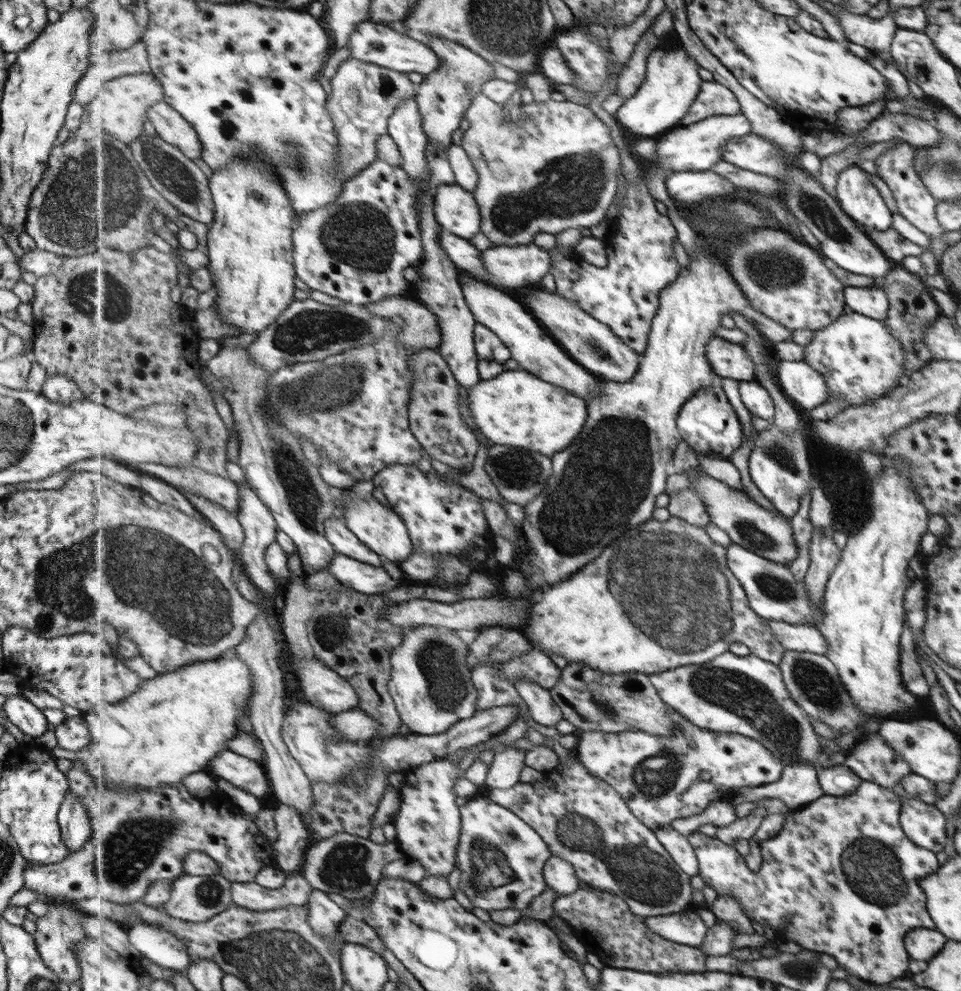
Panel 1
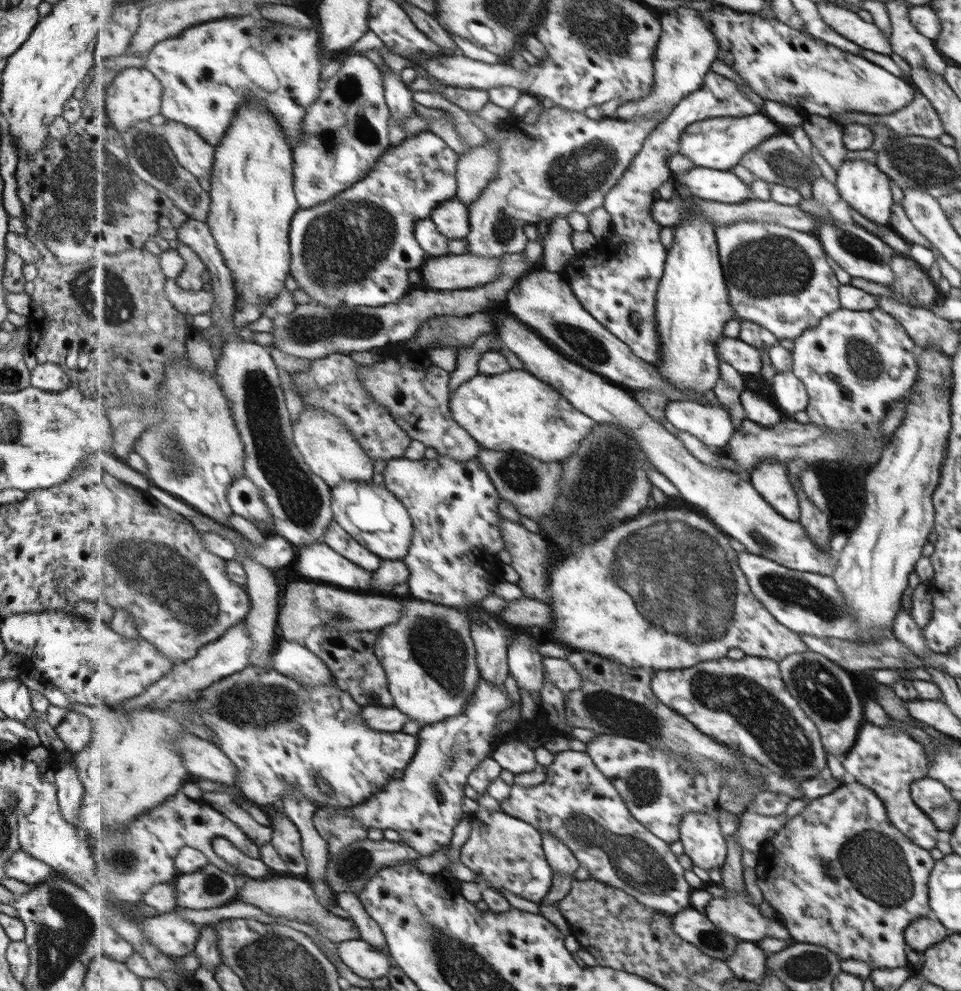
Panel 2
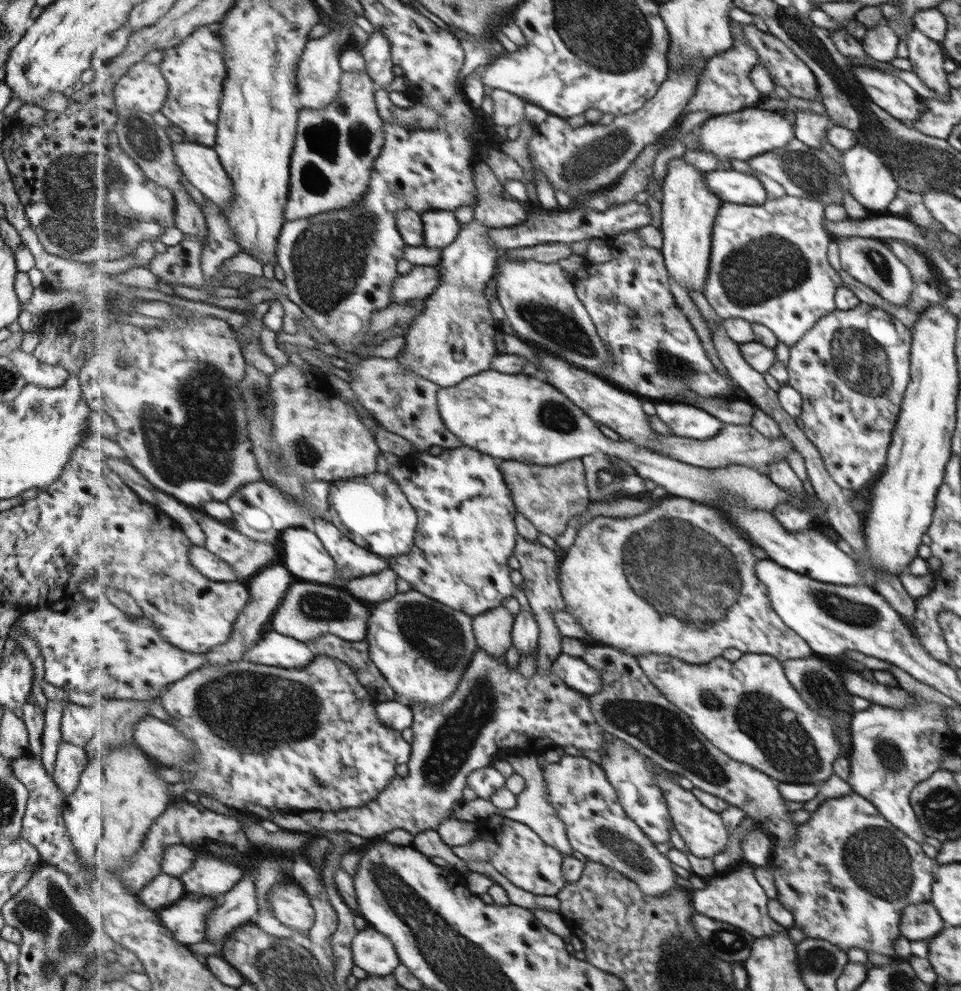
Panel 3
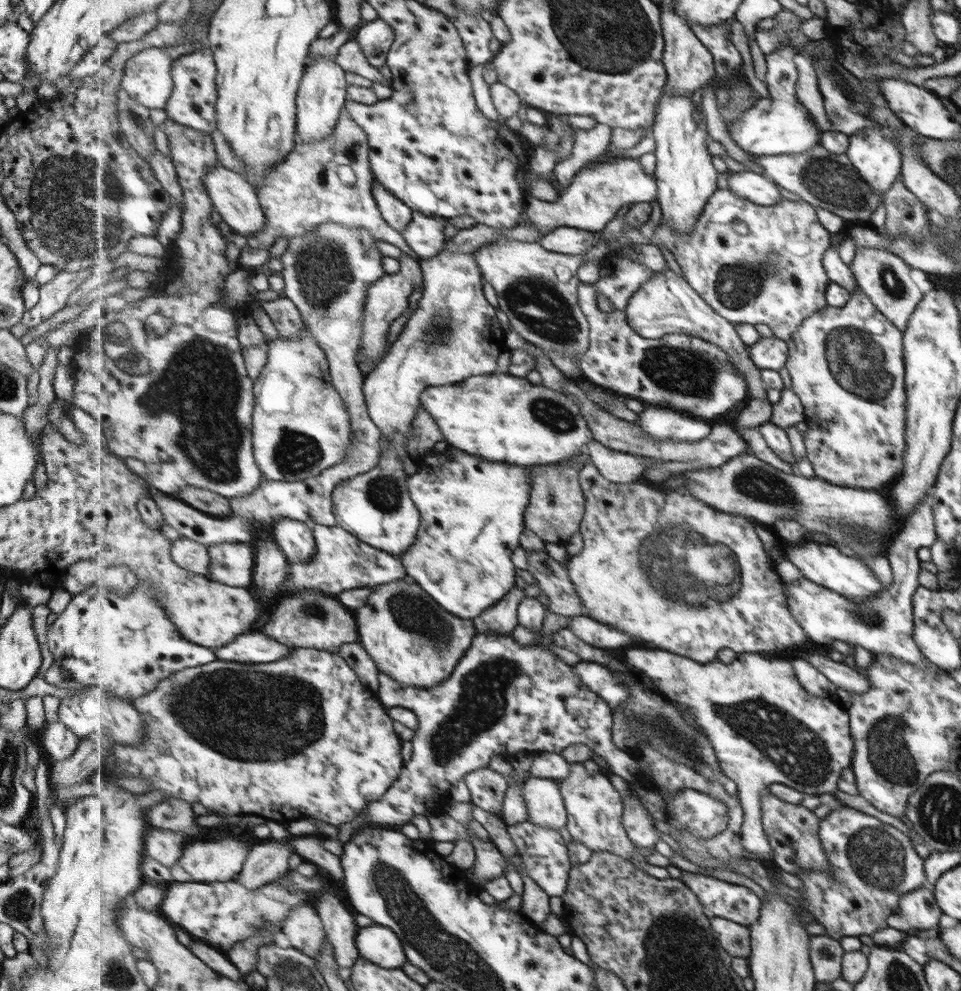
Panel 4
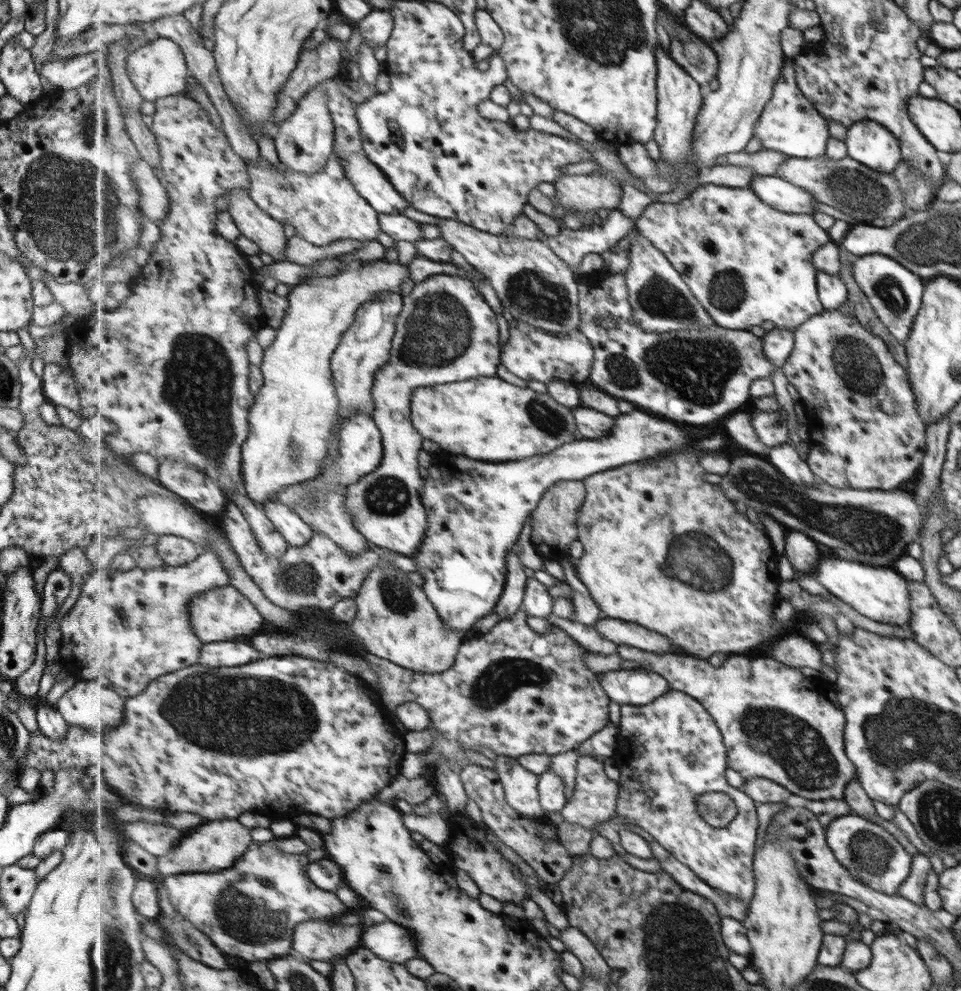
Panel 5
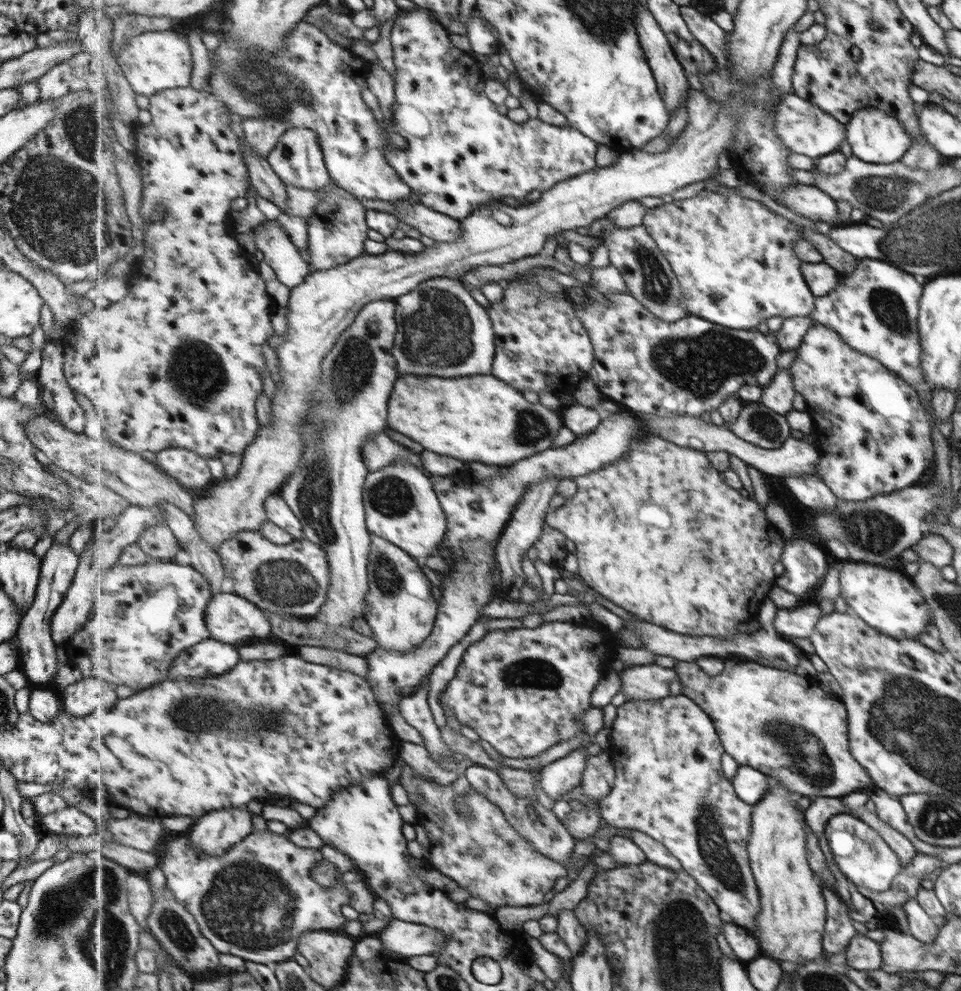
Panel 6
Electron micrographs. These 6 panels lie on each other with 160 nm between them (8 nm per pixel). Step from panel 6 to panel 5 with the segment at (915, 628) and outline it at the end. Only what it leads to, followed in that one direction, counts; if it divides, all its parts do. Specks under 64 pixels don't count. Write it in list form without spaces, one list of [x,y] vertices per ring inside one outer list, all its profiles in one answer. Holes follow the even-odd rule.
[[[823,554],[818,560],[817,570],[813,570],[811,575],[829,594],[839,598],[865,618],[893,626],[905,626],[912,616],[905,580],[902,575],[895,574],[893,568],[874,567],[847,558],[833,557],[833,554],[831,557]]]

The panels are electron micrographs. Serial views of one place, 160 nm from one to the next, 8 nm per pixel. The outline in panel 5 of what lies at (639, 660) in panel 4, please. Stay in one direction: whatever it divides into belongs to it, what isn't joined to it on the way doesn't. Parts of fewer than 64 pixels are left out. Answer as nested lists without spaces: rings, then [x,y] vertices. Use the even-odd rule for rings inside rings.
[[[619,644],[617,646],[617,653],[622,659],[635,660],[635,662],[640,663],[640,666],[643,669],[657,671],[670,682],[672,690],[678,690],[679,692],[689,694],[693,698],[698,699],[699,702],[703,703],[703,706],[710,711],[711,716],[715,719],[715,722],[718,723],[718,727],[722,730],[724,742],[727,744],[728,750],[728,767],[739,772],[742,775],[744,782],[745,780],[750,780],[750,778],[765,778],[772,780],[775,784],[781,785],[783,788],[786,788],[790,794],[796,794],[797,796],[801,796],[801,798],[806,798],[806,800],[828,802],[832,799],[842,799],[845,785],[850,780],[856,778],[857,771],[854,763],[847,758],[845,753],[845,712],[842,711],[840,707],[837,707],[836,704],[833,704],[831,701],[826,699],[821,691],[812,687],[807,678],[796,667],[785,666],[783,663],[774,661],[770,656],[752,658],[744,654],[728,655],[720,667],[715,667],[713,664],[709,664],[707,659],[693,657],[692,655],[683,652],[657,654],[656,652],[638,649],[627,644]]]

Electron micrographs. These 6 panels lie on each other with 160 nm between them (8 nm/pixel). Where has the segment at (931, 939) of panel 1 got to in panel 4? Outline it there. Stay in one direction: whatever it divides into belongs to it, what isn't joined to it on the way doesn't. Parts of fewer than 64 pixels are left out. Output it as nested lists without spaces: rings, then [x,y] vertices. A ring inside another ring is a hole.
[[[924,886],[902,894],[897,910],[897,914],[885,919],[887,926],[903,933],[930,929],[936,931],[941,912],[932,892]]]

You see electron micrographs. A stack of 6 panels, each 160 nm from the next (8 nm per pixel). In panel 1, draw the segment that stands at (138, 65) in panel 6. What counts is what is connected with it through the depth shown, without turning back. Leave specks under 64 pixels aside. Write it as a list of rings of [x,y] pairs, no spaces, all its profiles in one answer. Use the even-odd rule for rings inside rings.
[[[153,72],[127,74],[108,81],[105,92],[97,91],[93,95],[86,108],[88,122],[97,130],[103,130],[105,127],[111,136],[130,145],[144,133],[143,128],[148,121],[150,108],[164,98],[162,82]]]

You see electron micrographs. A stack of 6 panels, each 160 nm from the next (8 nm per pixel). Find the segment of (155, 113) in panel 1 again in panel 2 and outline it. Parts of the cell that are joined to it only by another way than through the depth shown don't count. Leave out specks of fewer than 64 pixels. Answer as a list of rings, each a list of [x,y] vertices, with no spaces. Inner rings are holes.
[[[166,118],[162,132],[181,167],[192,172],[196,178],[210,180],[216,160],[216,146],[208,143],[196,130],[176,120]]]

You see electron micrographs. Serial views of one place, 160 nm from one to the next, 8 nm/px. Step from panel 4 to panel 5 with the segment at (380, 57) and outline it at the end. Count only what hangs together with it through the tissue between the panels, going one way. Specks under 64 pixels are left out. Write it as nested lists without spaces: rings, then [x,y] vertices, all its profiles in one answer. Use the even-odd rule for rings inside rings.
[[[373,9],[371,14],[358,23],[364,42],[368,44],[374,53],[377,48],[388,46],[394,24],[395,16],[389,9]]]

